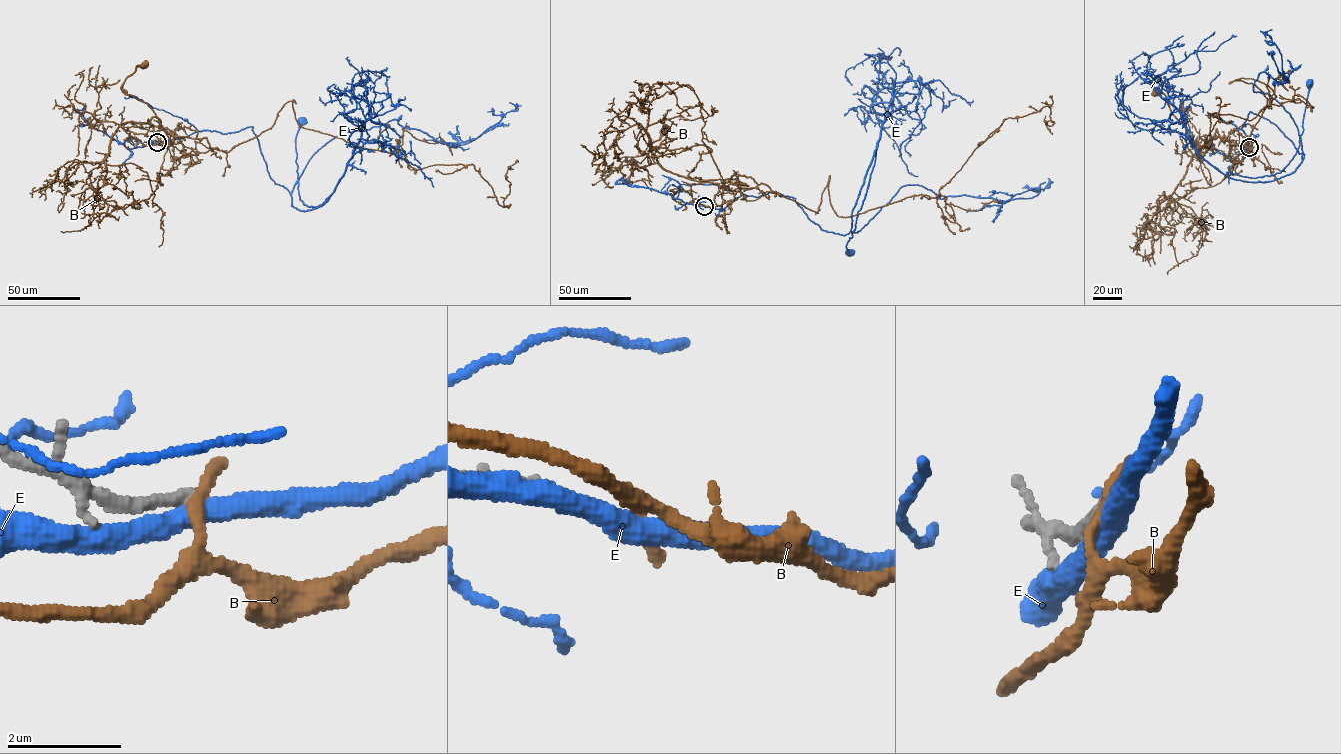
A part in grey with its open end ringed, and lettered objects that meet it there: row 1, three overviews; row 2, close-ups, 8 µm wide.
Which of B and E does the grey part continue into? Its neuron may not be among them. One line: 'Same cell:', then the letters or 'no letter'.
Same cell: no letter

